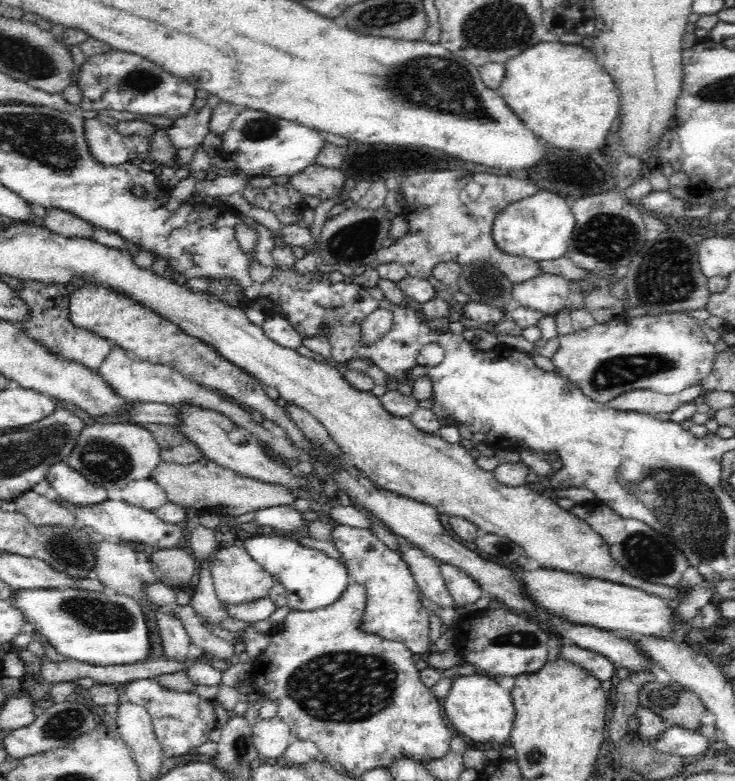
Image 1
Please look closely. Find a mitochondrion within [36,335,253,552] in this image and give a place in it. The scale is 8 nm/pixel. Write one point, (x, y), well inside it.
(106, 461)

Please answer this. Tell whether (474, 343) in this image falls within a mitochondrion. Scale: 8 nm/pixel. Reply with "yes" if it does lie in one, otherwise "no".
no

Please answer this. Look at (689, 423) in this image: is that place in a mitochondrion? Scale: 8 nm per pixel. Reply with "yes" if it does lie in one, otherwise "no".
no

